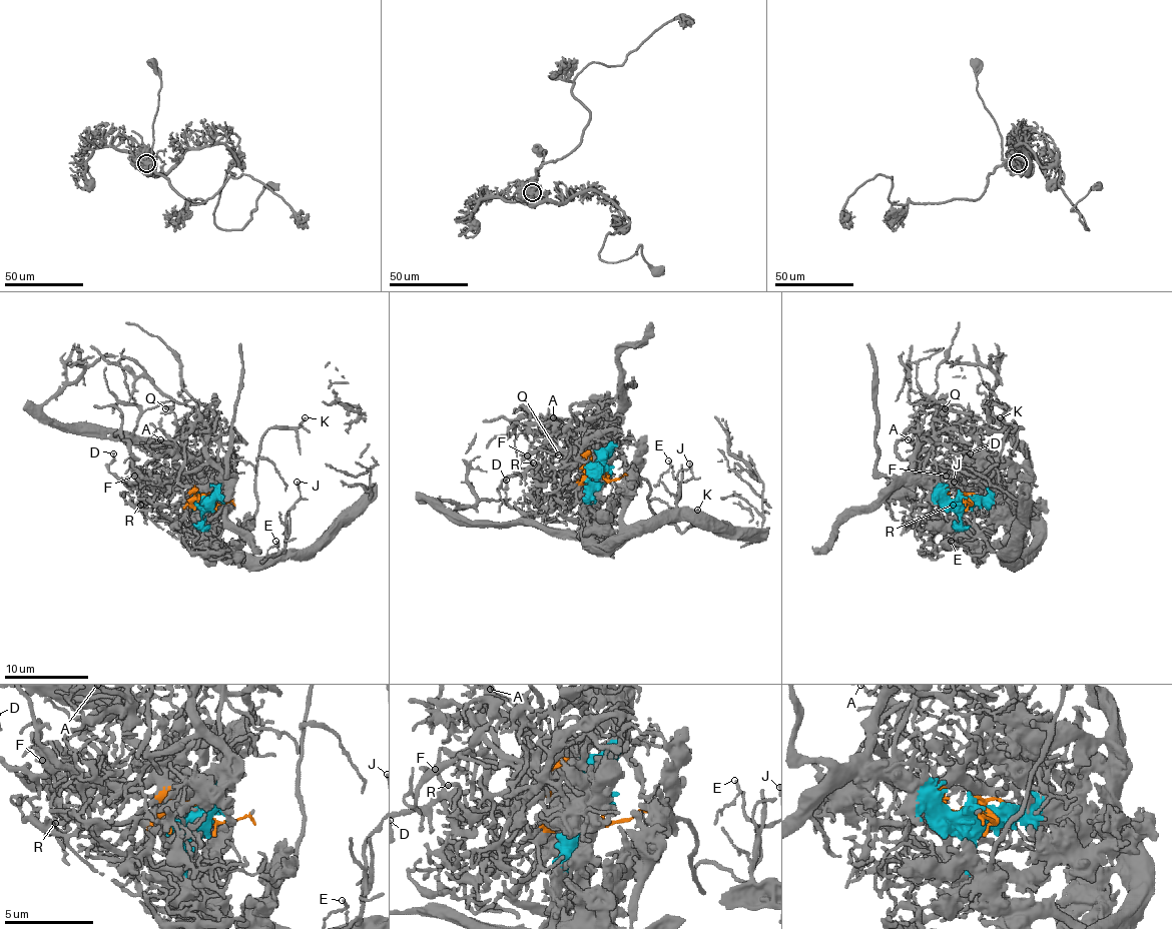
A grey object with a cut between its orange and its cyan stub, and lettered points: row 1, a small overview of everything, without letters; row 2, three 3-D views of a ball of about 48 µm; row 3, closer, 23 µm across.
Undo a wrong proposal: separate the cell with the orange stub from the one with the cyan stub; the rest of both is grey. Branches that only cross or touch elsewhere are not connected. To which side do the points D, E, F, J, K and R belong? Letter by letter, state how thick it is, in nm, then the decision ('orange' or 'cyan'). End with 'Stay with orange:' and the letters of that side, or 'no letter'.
D: calibre 150 nm; orange
E: calibre 120 nm; cyan
F: calibre 200 nm; orange
J: calibre 170 nm; cyan
K: calibre 160 nm; cyan
R: calibre 200 nm; orange
Stay with orange: D, F, R

